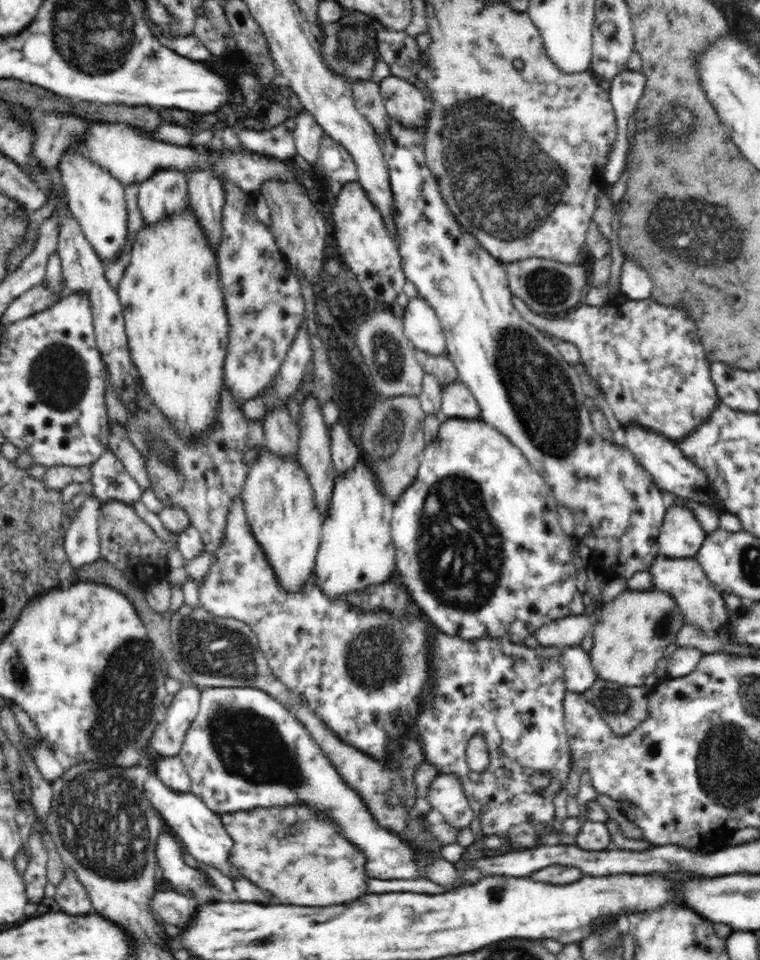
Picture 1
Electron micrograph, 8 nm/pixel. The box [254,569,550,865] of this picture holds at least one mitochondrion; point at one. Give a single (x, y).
(374, 658)

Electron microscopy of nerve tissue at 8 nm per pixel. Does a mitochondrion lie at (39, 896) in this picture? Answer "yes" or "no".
no

